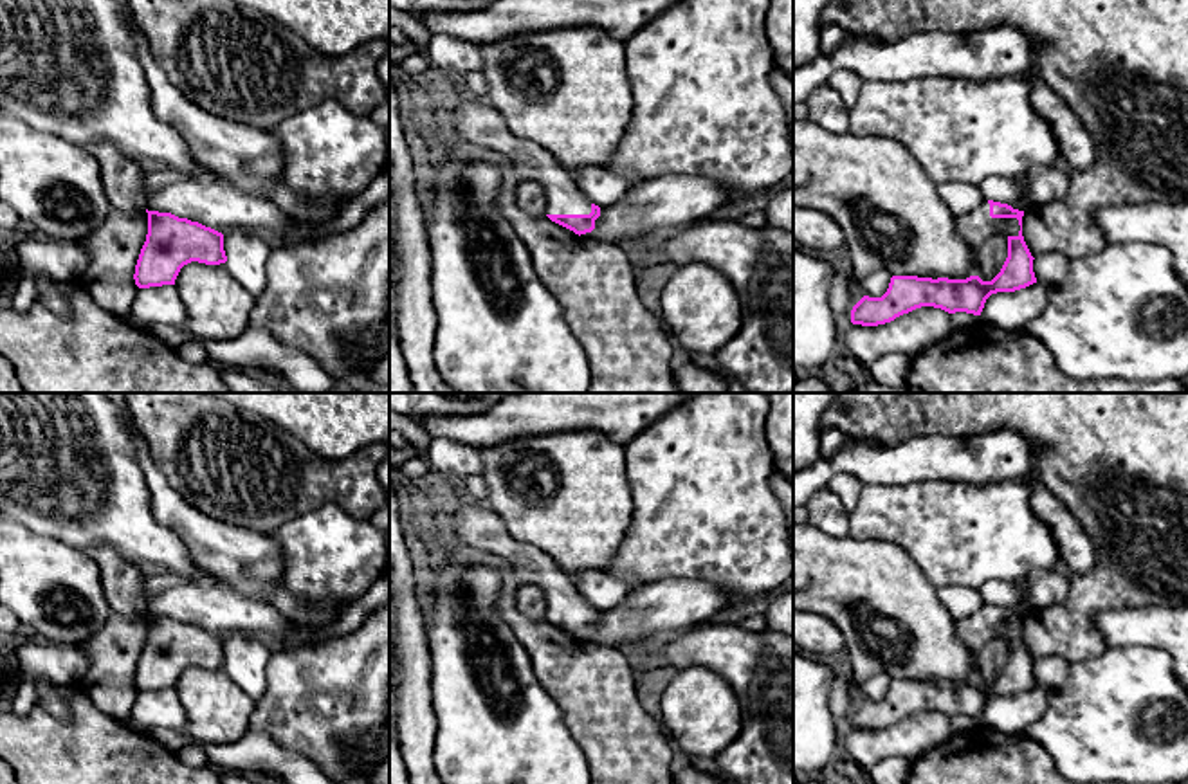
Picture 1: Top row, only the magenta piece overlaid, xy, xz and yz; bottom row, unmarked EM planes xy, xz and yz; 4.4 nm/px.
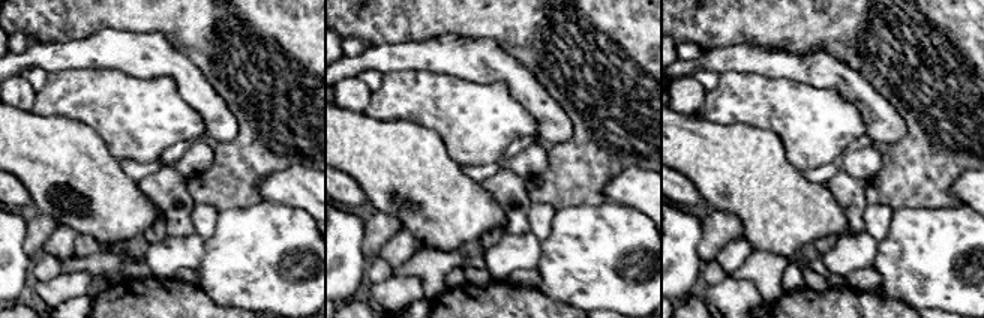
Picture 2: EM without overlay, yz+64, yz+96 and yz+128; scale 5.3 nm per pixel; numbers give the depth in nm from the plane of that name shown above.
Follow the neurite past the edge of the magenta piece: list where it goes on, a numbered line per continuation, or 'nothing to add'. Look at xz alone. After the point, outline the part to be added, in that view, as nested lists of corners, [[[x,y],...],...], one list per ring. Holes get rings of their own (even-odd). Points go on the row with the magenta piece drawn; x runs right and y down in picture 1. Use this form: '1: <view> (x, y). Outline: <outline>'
1: xz (475, 119). Outline: [[[445,97],[438,105],[442,128],[508,159],[514,173],[537,180],[546,193],[546,214],[589,214],[591,202],[571,175],[541,144],[516,135],[483,97]]]

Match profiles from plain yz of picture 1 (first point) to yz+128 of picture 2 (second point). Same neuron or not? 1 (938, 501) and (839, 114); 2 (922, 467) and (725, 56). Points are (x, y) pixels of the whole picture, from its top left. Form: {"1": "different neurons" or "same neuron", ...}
{"1": "same neuron", "2": "same neuron"}

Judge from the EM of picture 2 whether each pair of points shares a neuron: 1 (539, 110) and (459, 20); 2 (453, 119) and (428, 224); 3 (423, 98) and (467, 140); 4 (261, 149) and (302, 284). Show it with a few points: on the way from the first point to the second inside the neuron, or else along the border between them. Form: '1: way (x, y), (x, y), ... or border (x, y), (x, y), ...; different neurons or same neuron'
1: border (441, 33), (491, 38), (507, 54); different neurons
2: border (419, 123), (438, 135), (447, 153), (461, 167); different neurons
3: way (434, 107), (456, 129); same neuron
4: border (263, 198), (248, 206), (228, 209); different neurons

